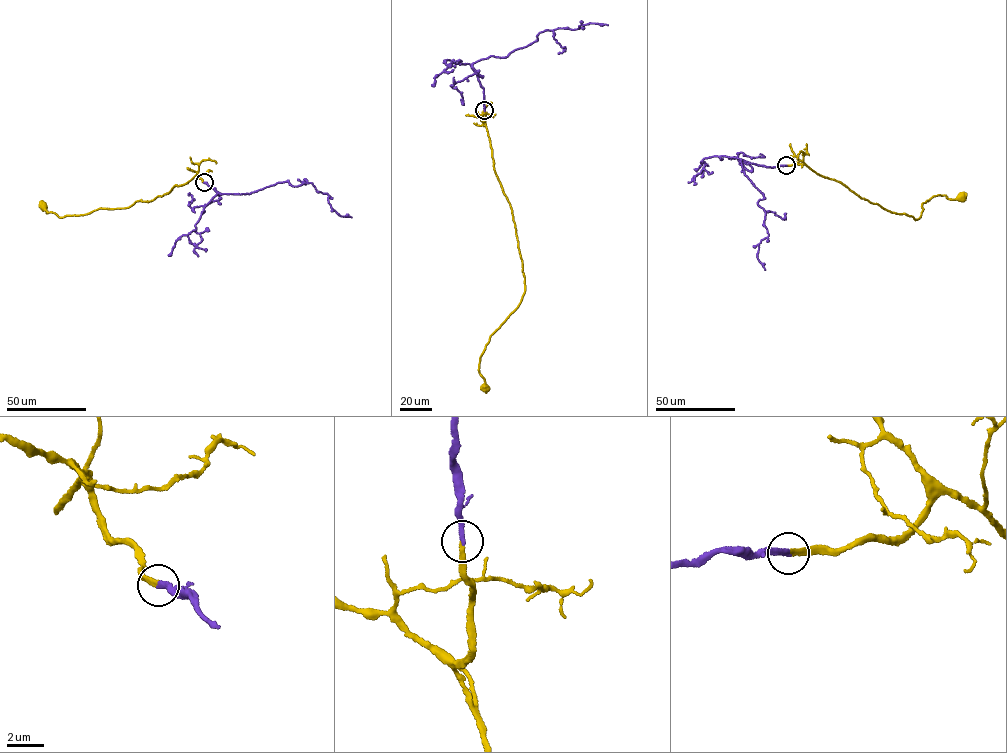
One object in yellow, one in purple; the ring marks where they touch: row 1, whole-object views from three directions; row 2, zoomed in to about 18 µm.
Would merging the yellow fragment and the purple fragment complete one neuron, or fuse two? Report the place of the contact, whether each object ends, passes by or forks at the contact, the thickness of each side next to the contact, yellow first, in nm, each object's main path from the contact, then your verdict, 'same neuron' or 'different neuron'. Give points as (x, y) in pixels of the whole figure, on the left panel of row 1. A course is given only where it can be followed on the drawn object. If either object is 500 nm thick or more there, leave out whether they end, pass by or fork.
place (204, 182); yellow ends; purple ends; calibres 280 and 280 nm; course yellow (203, 182), (197, 173), (167, 193), (125, 208), (101, 208), (60, 217), (44, 208); course purple (203, 182), (220, 194), (310, 182), (326, 193), (338, 214), (351, 217); same neuron

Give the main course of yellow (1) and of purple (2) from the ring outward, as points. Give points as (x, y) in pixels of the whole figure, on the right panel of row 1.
1: (786, 165), (801, 161), (862, 198), (916, 219), (923, 209), (922, 204), (933, 196), (959, 198)
2: (786, 165), (740, 161), (765, 198), (757, 203), (765, 212), (769, 234), (759, 244), (757, 257), (765, 270)

